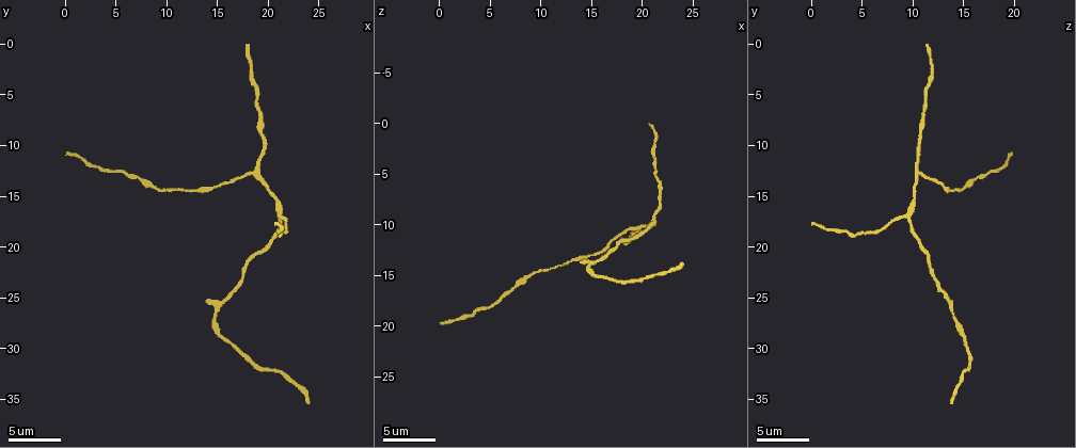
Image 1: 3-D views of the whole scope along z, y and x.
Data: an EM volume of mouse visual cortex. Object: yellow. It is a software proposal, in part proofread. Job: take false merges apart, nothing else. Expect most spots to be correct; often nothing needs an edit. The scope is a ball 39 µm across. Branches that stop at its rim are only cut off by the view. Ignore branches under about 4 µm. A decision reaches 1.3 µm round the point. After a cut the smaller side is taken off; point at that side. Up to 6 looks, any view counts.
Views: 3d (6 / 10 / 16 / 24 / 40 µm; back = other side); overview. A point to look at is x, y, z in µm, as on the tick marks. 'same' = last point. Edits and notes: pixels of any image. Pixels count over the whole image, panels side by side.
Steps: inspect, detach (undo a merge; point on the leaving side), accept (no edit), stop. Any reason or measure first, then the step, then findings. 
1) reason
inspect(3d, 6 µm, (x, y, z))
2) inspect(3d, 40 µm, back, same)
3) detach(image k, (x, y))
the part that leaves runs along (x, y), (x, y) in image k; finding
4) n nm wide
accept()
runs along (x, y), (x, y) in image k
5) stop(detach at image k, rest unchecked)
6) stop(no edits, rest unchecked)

sudden change in width
inspect(3d, 10 µm, (19.2, 7.0, 11.2))

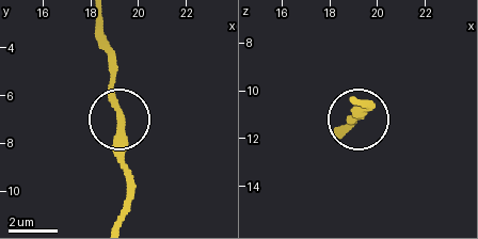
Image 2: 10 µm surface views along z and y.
inspect(3d, 6 µm, same)

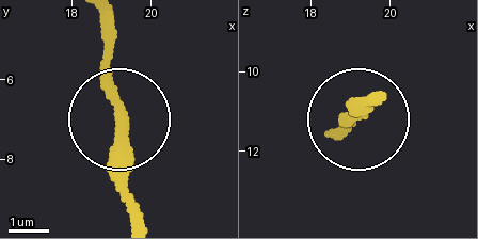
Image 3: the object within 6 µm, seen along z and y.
accept()
one neuron here

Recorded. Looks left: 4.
three-way junction
inspect(3d, 6 µm, (19.0, 12.4, 10.6))

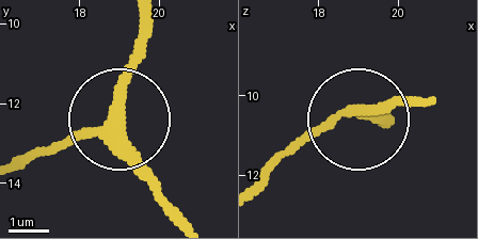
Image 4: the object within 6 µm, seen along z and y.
inspect(3d, 6 µm, back, (18.80, 12.50, 10.40))

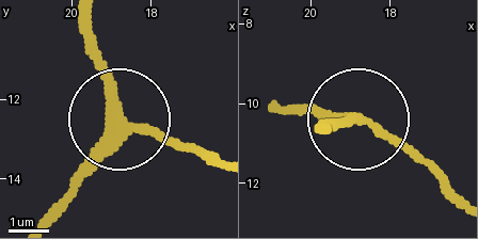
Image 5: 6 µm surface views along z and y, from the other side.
side arm 13 µm
accept()
runs along (288, 105), (360, 117), (325, 117) in image 5; one neuron here

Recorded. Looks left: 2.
two arms in line, one across
inspect(3d, 10 µm, (21.2, 16.8, 9.8))

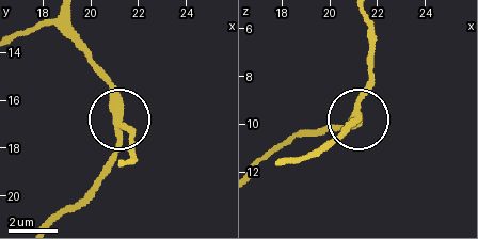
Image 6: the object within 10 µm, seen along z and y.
310 nm wide
accept()
one neuron here

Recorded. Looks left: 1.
stop(no edits, rest unchecked)

